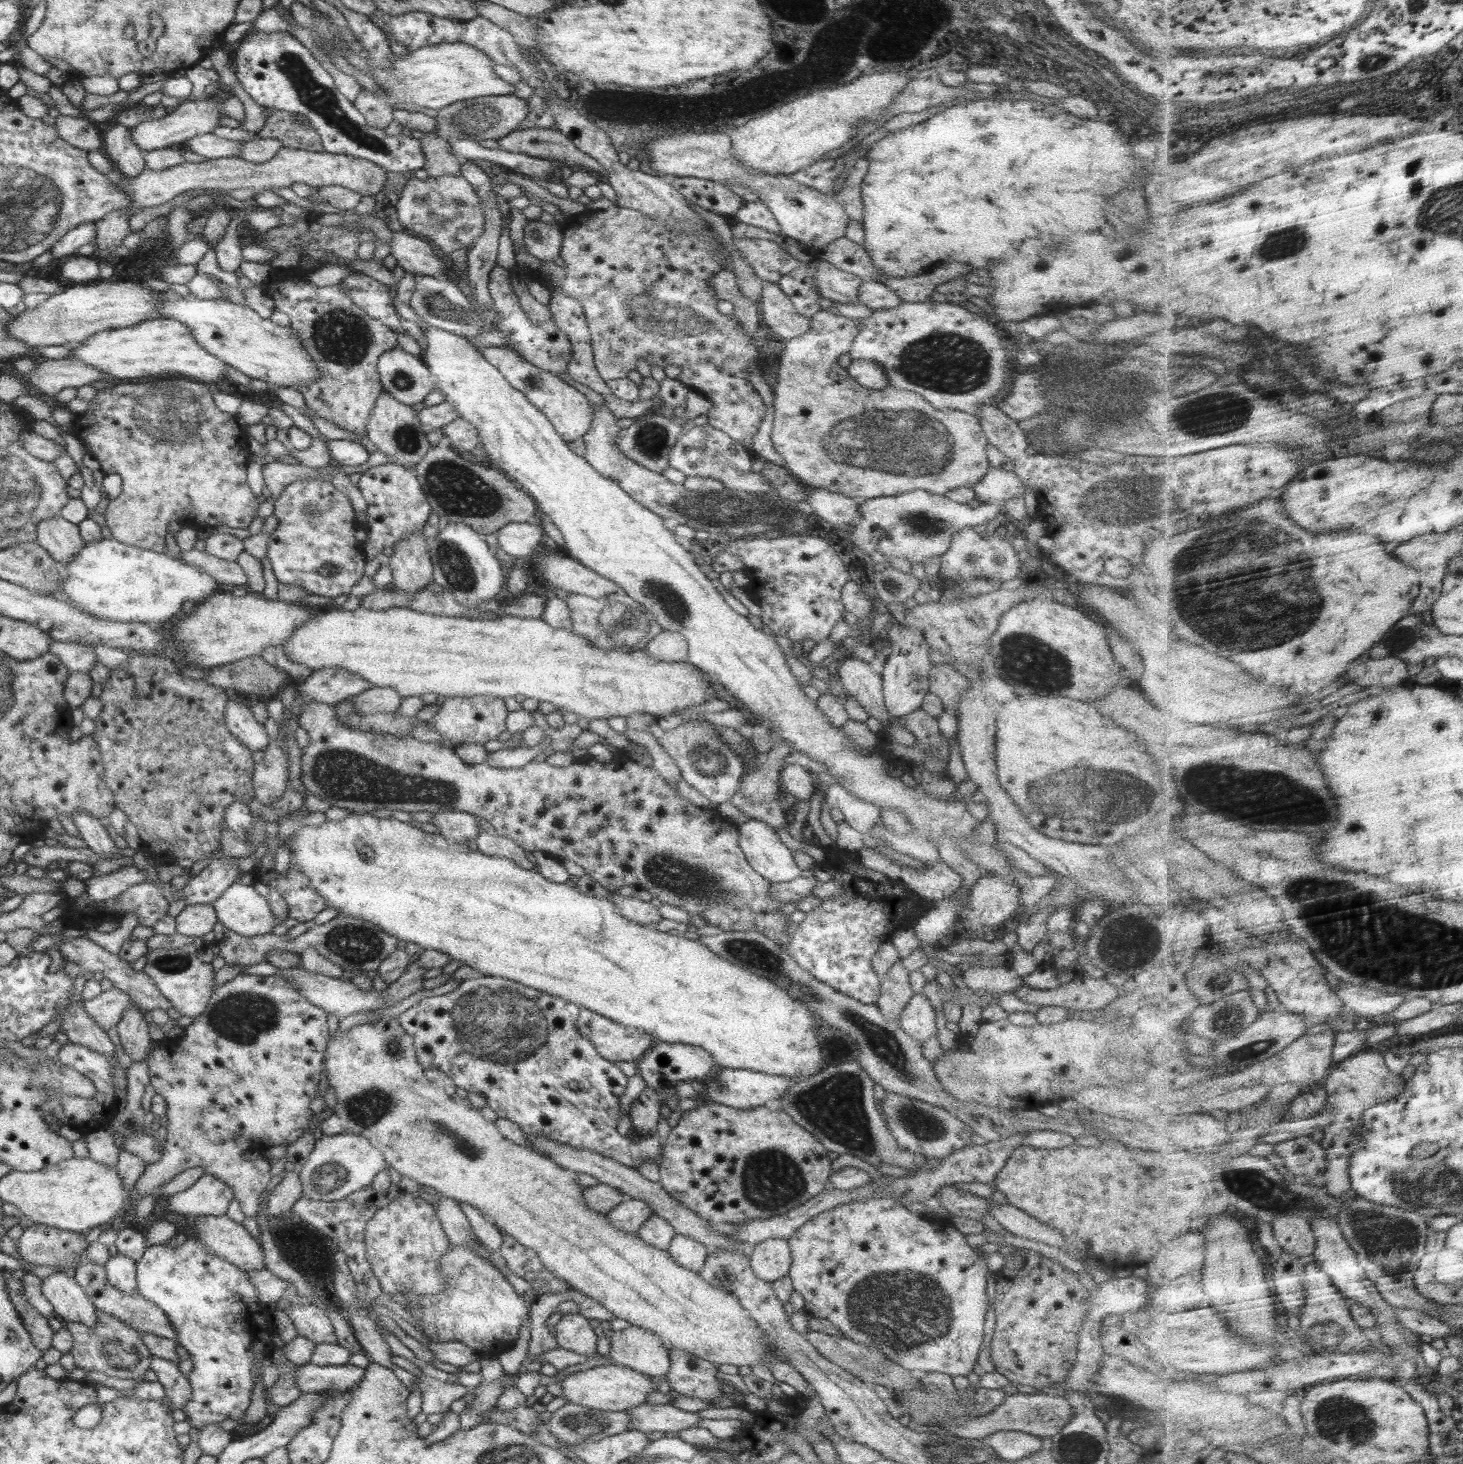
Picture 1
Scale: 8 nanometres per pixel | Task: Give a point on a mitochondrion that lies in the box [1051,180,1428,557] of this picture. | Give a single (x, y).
(1091, 507)

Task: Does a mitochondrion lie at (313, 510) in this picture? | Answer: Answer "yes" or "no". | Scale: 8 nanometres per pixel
yes

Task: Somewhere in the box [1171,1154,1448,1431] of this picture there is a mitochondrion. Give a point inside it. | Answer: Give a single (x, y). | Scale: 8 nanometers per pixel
(1386, 1236)

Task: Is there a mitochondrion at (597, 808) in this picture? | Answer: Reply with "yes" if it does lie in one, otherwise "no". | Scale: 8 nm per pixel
no

